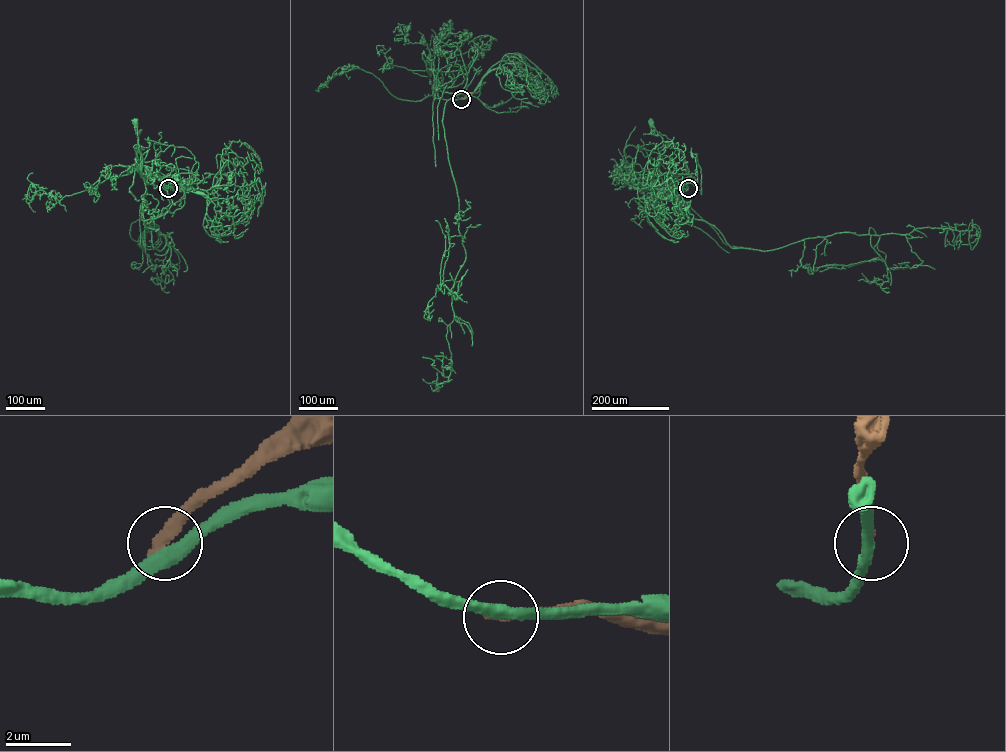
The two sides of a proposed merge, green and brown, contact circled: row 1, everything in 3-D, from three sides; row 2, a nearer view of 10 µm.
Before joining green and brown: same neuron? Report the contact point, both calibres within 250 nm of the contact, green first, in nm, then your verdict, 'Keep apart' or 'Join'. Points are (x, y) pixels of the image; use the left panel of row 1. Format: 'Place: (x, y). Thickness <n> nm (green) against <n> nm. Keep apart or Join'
Place: (168, 188). Thickness 400 nm (green) against 320 nm. Keep apart

